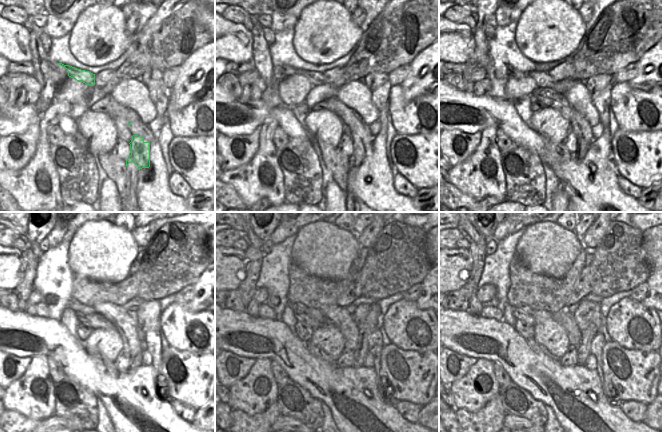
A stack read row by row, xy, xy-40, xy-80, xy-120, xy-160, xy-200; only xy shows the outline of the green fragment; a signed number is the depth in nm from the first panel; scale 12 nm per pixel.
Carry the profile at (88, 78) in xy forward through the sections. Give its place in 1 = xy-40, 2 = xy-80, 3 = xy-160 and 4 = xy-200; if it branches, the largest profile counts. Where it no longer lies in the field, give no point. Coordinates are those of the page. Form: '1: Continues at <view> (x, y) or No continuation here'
1: Continues at xy-40 (317, 79)
2: Continues at xy-80 (542, 78)
3: Continues at xy-160 (340, 316)
4: Continues at xy-200 (564, 317).

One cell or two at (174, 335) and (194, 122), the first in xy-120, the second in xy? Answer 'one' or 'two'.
one

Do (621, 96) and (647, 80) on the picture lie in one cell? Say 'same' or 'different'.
different

